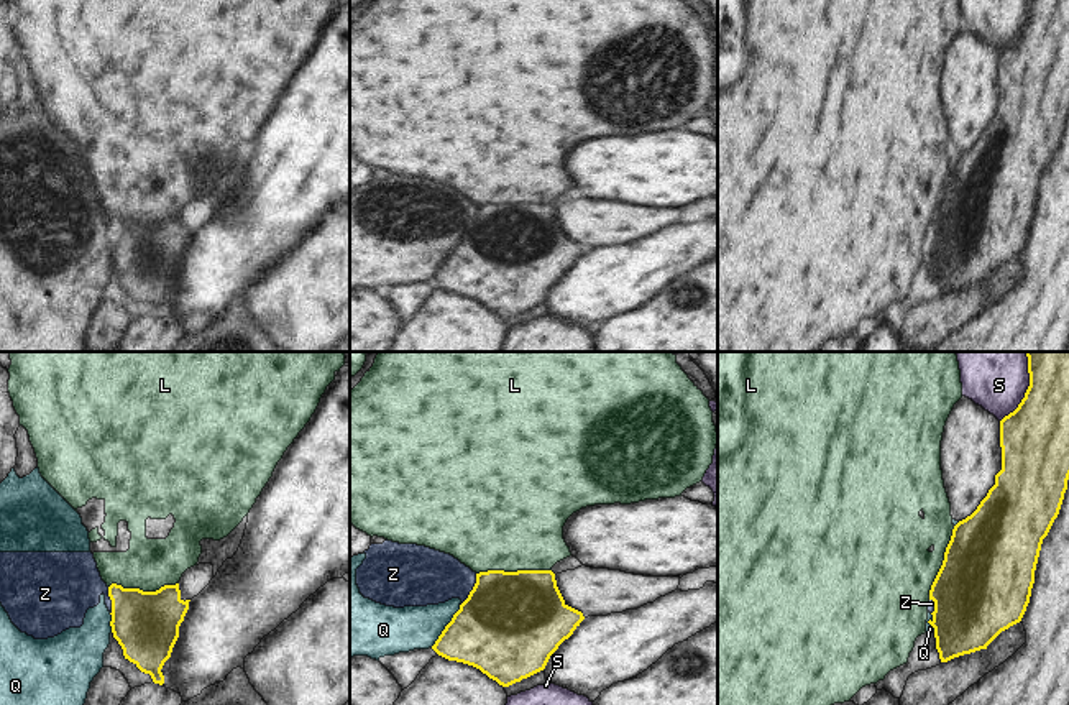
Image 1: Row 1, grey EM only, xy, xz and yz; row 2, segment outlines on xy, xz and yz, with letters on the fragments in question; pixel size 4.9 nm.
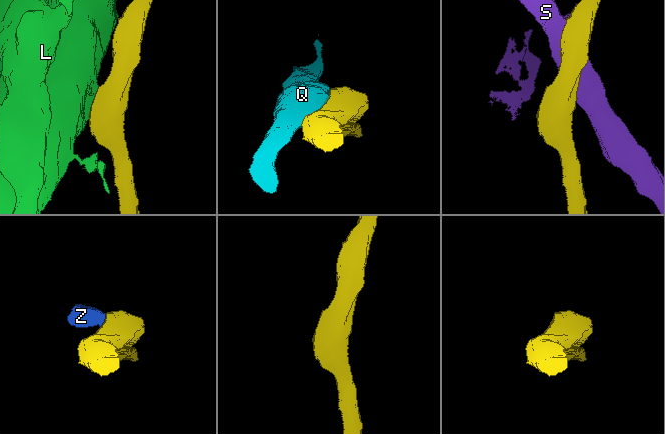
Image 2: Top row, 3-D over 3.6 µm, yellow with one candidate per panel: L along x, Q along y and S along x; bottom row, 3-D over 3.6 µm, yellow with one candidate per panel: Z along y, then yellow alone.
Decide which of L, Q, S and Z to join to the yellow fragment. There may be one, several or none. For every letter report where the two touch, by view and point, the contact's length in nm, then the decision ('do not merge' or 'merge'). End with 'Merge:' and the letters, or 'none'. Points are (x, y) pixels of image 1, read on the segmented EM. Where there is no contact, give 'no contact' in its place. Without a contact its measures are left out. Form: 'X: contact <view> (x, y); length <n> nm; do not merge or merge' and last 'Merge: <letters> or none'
L: contact xz (513, 572); length 360 nm; do not merge
Q: contact xz (445, 626); length 260 nm; do not merge
S: contact yz (1028, 388); length 360 nm; do not merge
Z: contact xz (472, 590); length 180 nm; do not merge
Merge: none

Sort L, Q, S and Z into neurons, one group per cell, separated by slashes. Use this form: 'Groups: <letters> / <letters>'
Groups: L / Q Z / S

